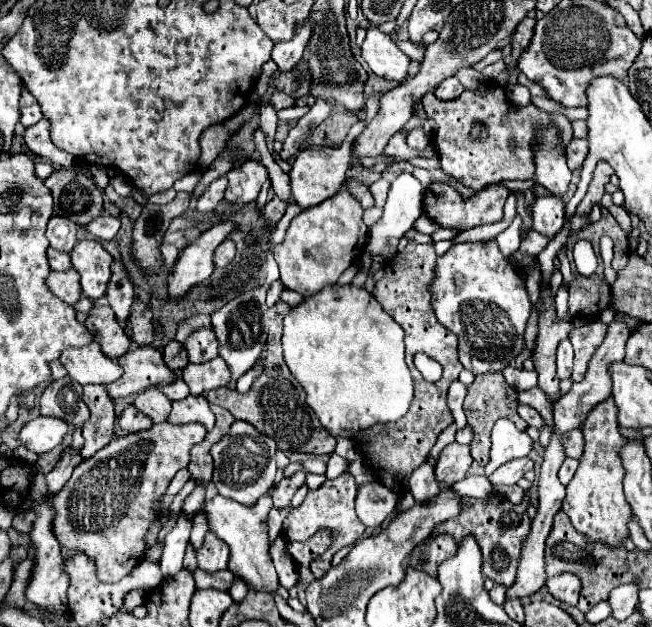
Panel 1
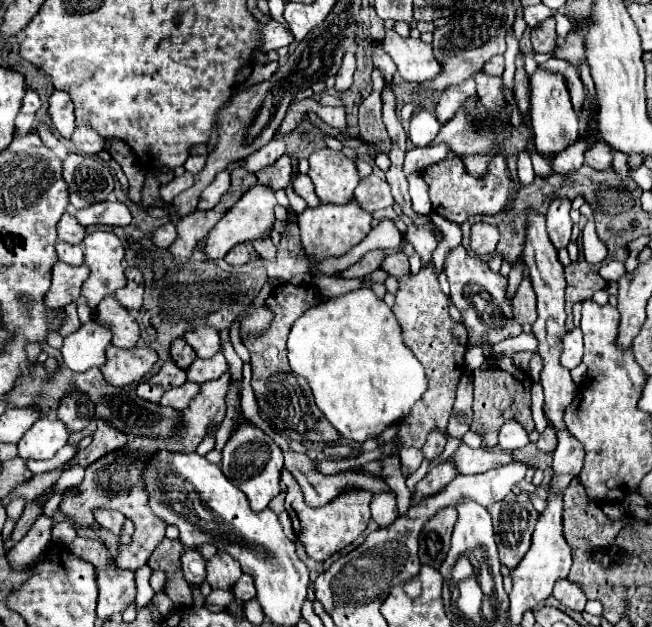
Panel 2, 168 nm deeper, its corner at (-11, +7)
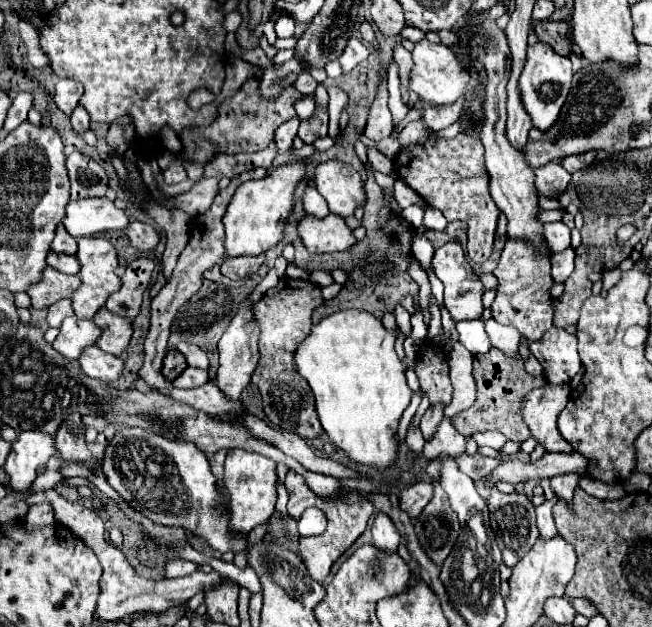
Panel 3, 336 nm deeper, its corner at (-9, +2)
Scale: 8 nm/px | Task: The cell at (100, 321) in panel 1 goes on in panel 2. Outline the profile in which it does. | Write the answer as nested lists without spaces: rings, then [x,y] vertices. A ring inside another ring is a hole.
[[[108,296],[96,306],[96,322],[112,330],[112,344],[118,348],[132,348],[140,340],[140,328],[130,318],[128,310],[114,298]]]

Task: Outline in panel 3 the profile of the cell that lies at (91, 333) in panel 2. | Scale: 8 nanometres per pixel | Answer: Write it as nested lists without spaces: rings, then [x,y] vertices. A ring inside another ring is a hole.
[[[76,315],[66,317],[60,325],[60,333],[54,339],[52,347],[62,353],[66,359],[78,359],[82,349],[94,345],[94,341],[102,335],[102,329],[94,325],[90,319],[78,319]]]

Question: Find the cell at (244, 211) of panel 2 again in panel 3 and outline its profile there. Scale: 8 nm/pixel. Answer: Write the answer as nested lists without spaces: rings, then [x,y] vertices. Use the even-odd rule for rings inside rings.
[[[292,161],[274,167],[264,179],[246,181],[236,189],[224,215],[224,227],[226,227],[224,247],[228,257],[260,255],[270,247],[278,245],[278,241],[284,235],[286,221],[294,209],[294,189],[304,177],[306,177],[306,161]]]

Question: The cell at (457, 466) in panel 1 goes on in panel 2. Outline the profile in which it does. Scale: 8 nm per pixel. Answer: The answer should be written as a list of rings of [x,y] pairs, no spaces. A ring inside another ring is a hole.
[[[438,462],[438,464],[432,466],[430,472],[418,482],[414,502],[420,502],[422,498],[440,492],[440,490],[442,490],[448,482],[452,482],[456,476],[458,476],[458,472],[456,472],[456,468],[452,468],[452,464]]]

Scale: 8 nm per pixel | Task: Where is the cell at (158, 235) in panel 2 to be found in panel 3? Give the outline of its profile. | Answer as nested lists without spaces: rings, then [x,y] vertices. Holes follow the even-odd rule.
[[[132,221],[126,227],[126,235],[130,239],[130,245],[140,249],[140,251],[152,251],[160,241],[156,229],[152,225],[146,225],[146,223],[140,223],[140,221]]]

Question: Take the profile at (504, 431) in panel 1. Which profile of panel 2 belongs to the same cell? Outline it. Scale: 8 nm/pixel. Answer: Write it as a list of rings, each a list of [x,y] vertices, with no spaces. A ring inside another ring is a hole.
[[[514,418],[506,420],[498,432],[498,446],[502,450],[512,452],[512,450],[524,448],[526,444],[530,444],[530,438],[528,438],[528,432],[524,430],[524,426]]]

